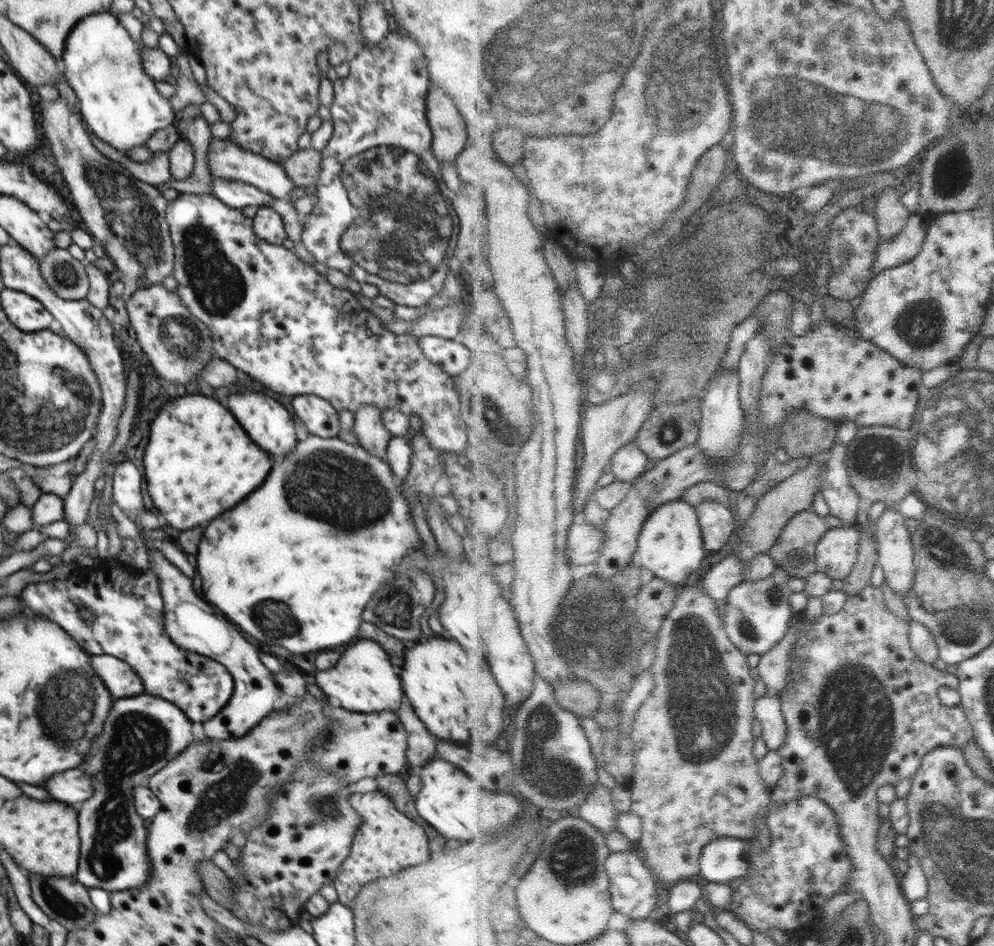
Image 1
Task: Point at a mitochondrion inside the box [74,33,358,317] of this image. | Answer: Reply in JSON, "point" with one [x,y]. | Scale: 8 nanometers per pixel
{"point":[132,217]}

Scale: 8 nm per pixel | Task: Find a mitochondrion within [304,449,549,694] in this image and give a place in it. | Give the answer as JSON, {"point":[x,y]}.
{"point":[395,607]}

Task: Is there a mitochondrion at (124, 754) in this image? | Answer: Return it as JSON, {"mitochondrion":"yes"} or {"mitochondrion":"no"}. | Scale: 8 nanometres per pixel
{"mitochondrion":"yes"}

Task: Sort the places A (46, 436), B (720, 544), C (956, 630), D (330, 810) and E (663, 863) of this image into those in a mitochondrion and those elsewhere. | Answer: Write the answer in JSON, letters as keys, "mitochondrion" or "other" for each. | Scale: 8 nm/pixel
{"A":"mitochondrion","B":"other","C":"mitochondrion","D":"mitochondrion","E":"other"}

